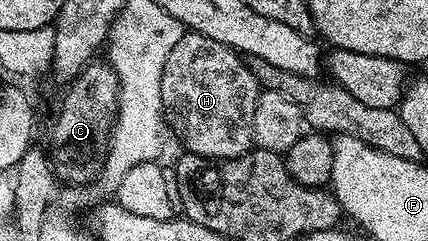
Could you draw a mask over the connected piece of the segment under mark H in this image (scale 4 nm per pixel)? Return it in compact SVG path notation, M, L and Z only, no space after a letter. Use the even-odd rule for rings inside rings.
M184 32L173 52L169 52L169 60L165 60L165 72L161 72L163 121L170 133L172 130L183 141L182 149L186 153L202 158L236 158L252 149L253 112L257 112L260 93L259 81L247 66L244 55L217 40L209 40L204 34Z

